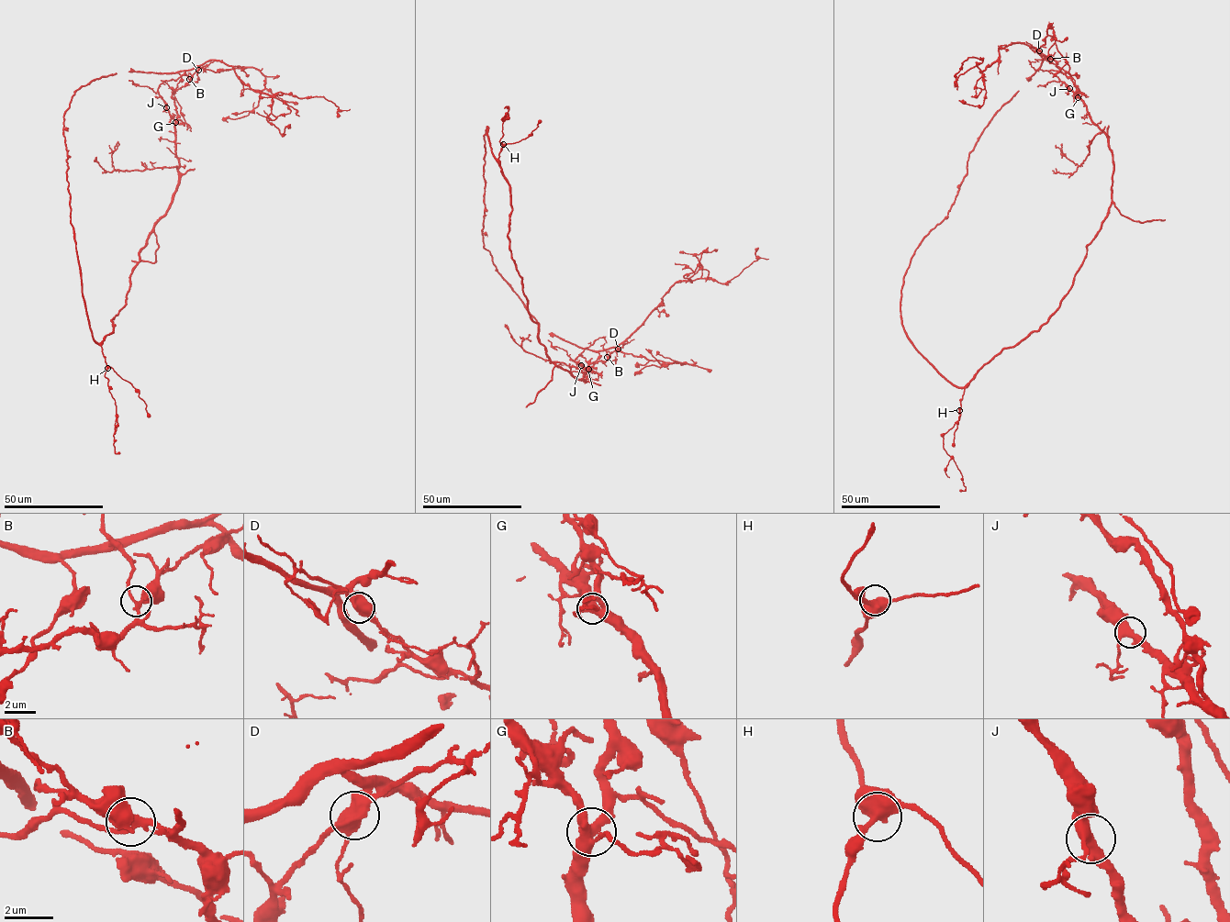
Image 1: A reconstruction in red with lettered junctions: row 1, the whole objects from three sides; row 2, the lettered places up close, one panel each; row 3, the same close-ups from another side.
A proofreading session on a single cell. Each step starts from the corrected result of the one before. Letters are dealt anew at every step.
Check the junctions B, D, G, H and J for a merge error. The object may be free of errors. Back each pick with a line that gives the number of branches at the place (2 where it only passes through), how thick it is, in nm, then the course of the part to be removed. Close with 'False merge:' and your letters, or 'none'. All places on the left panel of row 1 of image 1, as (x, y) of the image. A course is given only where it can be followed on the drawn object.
False merge: none

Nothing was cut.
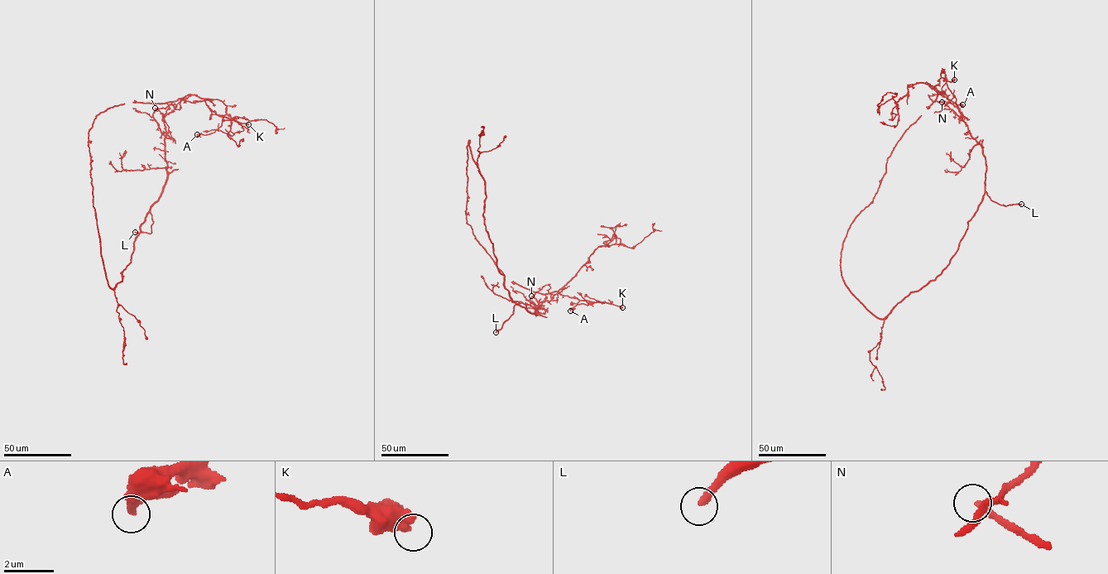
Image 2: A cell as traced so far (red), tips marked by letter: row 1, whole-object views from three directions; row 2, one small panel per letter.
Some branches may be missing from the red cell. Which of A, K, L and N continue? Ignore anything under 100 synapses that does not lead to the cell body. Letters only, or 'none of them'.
L

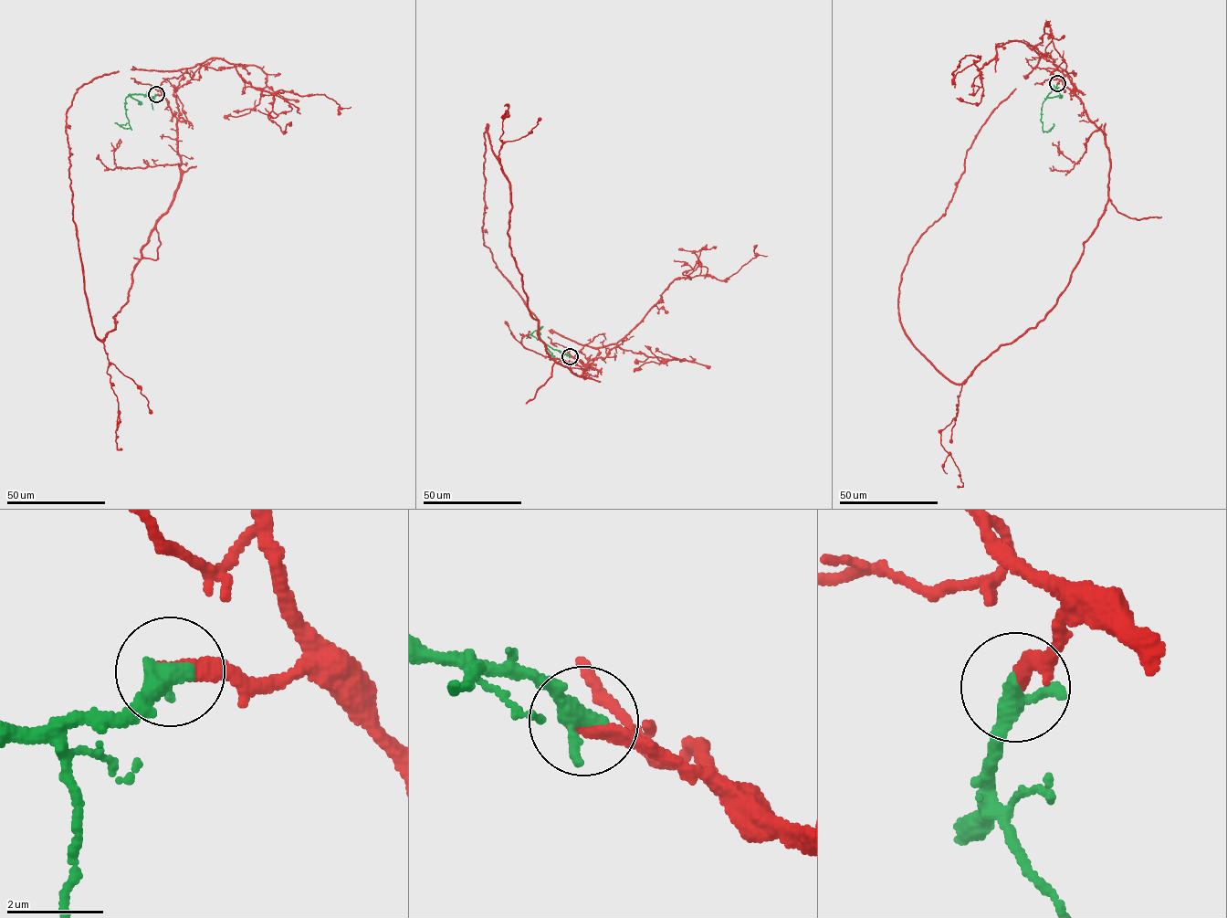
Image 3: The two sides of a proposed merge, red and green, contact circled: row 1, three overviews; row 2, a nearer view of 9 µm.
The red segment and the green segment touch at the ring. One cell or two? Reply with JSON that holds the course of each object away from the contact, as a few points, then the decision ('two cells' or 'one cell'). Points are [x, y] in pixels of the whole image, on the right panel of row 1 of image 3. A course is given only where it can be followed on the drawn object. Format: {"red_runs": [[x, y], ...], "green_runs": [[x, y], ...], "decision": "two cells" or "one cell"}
{"red_runs": [[1057, 83], [1103, 132], [1108, 200], [1043, 319], [959, 384], [905, 332], [901, 273], [1016, 89]], "green_runs": [[1057, 83], [1043, 101], [1041, 113], [1043, 130], [1047, 132], [1053, 123]], "decision": "one cell"}

